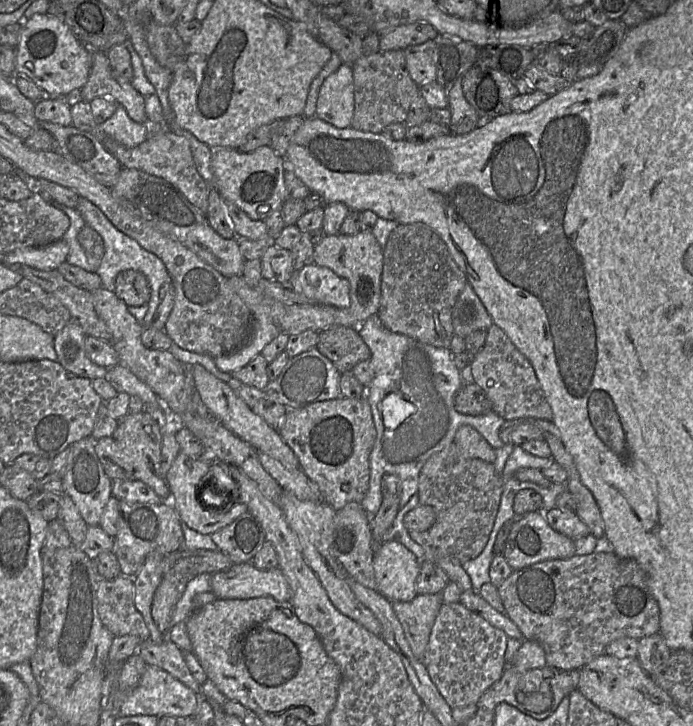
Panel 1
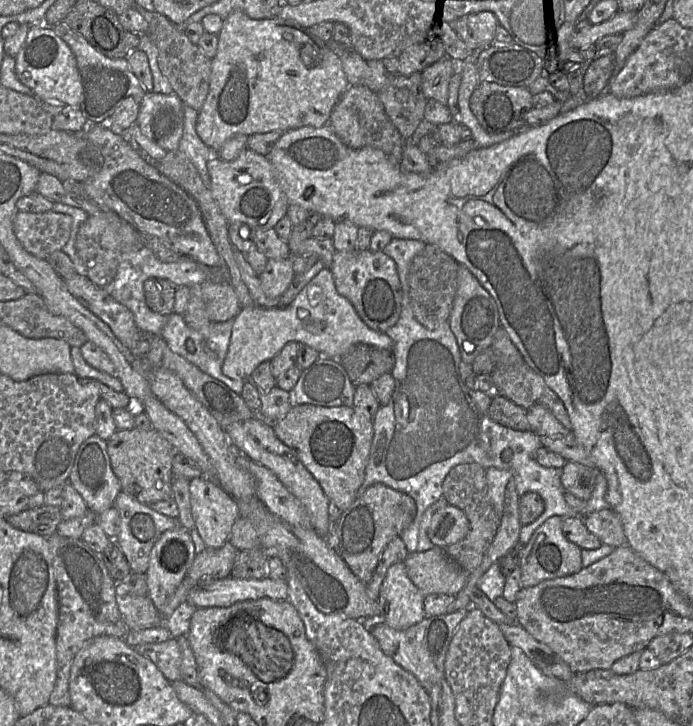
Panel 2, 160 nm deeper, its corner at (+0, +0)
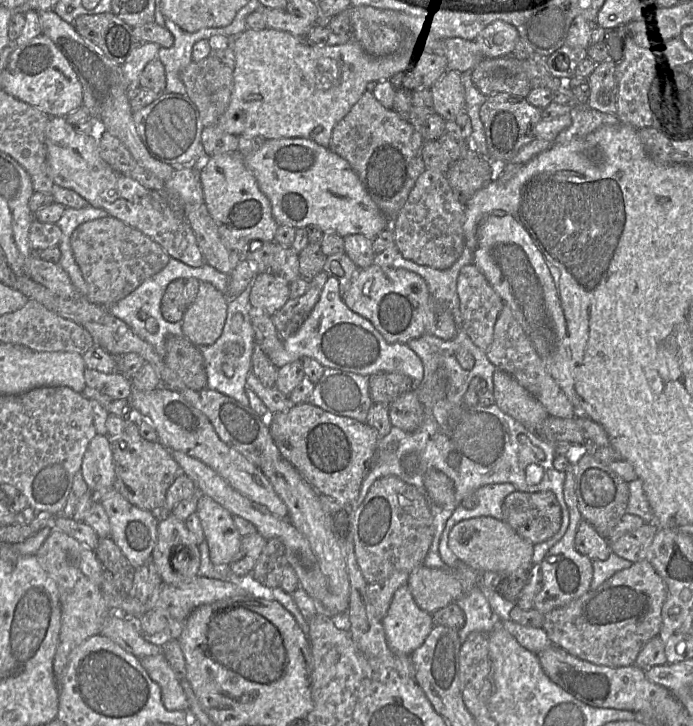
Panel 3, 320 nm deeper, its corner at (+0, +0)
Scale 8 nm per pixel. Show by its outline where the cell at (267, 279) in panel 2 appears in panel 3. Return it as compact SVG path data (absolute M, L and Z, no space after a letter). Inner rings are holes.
M271 271L258 273L251 283L252 306L273 316L290 299L290 285Z

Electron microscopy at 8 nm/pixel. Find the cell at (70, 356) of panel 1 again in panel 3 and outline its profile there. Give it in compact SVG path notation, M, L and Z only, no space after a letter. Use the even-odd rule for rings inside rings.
M85 368L84 379L88 387L114 399L129 399L132 391L131 379L115 371L105 374Z

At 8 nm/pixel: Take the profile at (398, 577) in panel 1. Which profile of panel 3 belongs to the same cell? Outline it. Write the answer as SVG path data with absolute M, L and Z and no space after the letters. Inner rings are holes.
M408 584L395 592L382 622L388 646L406 656L423 645L435 626L432 614L418 606Z

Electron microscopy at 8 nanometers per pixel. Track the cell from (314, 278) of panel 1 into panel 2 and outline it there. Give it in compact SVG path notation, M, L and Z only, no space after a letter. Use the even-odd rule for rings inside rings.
M324 267L296 296L293 302L284 308L263 308L257 305L241 308L233 318L233 328L227 353L222 365L222 373L231 379L248 380L251 373L263 362L271 362L288 342L297 342L310 346L321 356L340 360L349 349L359 343L391 350L392 339L387 334L375 331L359 317L349 300L338 294L333 275Z

